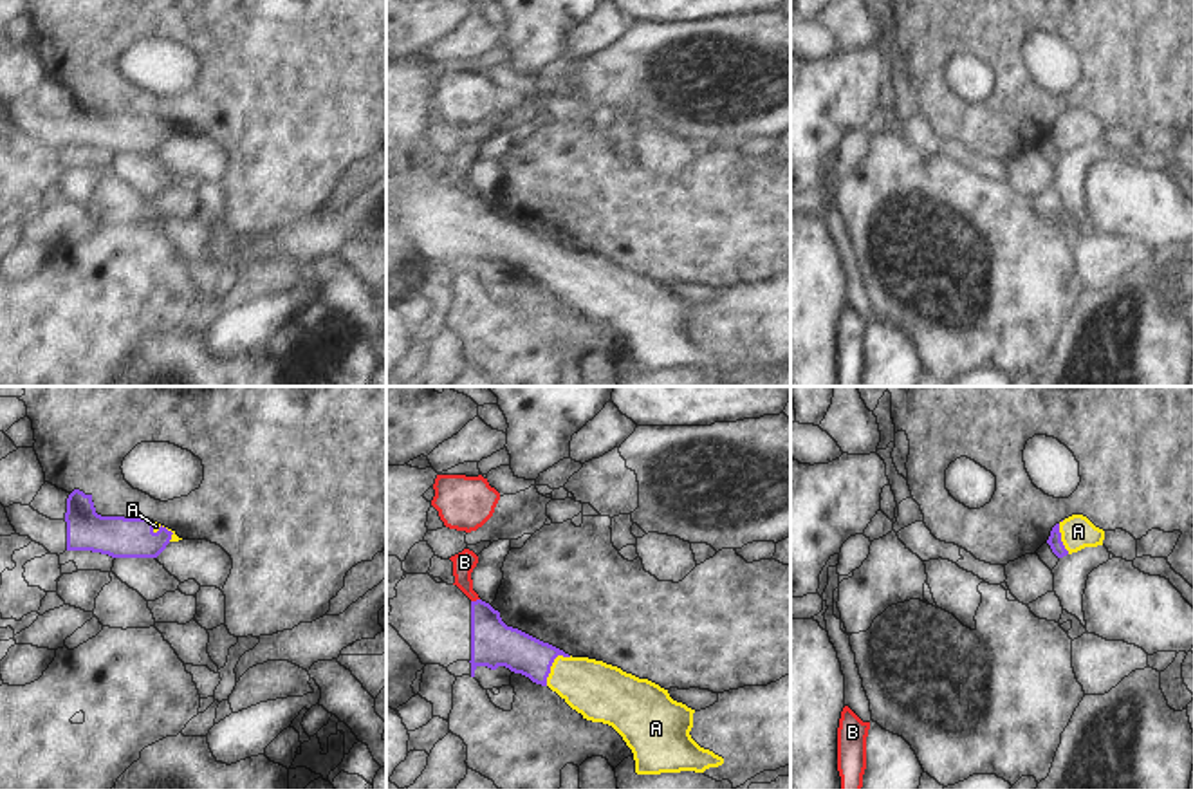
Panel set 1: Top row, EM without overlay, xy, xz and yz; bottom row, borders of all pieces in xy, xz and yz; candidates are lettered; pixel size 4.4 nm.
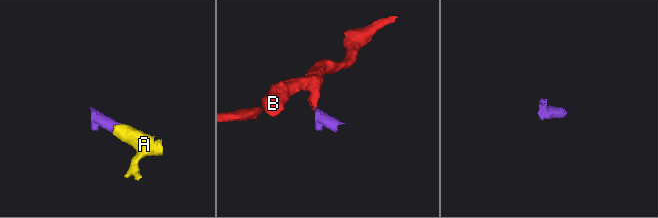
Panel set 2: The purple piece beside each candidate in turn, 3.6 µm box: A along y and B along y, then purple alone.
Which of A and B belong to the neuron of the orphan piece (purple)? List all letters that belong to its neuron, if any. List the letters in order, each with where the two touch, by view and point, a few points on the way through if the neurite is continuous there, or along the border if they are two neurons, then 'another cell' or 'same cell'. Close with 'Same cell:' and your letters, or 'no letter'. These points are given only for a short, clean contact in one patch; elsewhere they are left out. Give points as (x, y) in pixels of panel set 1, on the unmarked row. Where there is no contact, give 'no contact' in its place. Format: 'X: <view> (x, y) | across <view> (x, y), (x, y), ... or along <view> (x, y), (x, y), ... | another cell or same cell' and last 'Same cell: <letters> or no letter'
A: xz (551, 260) | across xz (499, 241), (511, 242), (551, 260), (600, 287) | same cell
B: xz (477, 195) | along xz (479, 194), (471, 197) | another cell
Same cell: A

